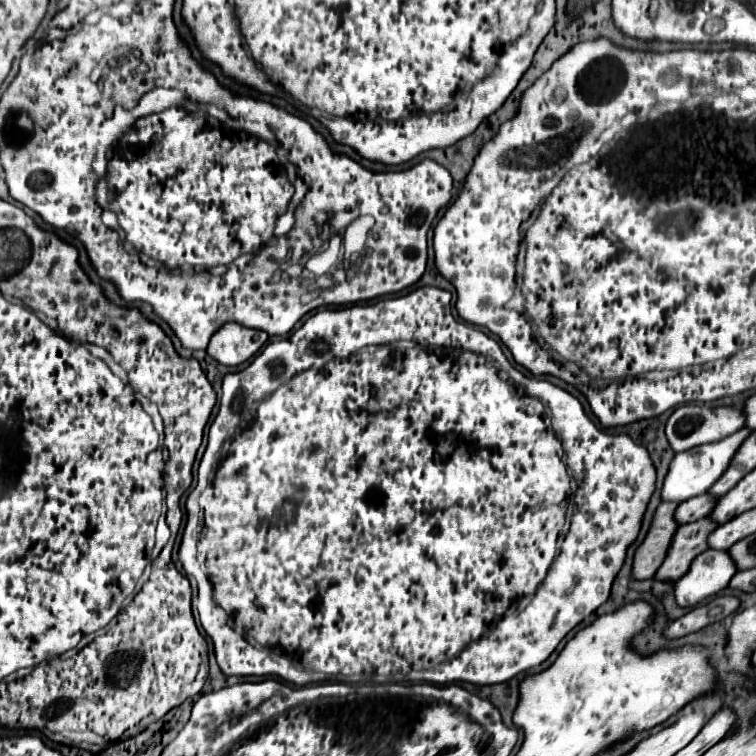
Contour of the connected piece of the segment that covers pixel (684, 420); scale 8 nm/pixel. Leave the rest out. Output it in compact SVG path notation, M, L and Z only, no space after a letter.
M682 405L670 415L670 419L666 423L666 437L668 437L672 451L680 453L680 451L688 451L696 445L720 441L720 439L736 433L742 427L744 427L744 413L740 409L734 409L734 407L710 409L710 407L700 407L700 405Z

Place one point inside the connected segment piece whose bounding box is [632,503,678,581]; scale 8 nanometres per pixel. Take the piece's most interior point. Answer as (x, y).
(649, 556)

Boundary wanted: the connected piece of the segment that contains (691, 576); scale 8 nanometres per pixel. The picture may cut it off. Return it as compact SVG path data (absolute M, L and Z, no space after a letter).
M706 549L692 561L688 573L674 583L676 603L680 607L698 605L700 601L722 591L734 573L736 565L728 551Z

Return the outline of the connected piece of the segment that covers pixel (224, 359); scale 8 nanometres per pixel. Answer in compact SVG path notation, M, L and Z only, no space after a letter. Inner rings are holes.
M226 323L226 327L220 327L220 331L210 339L206 353L222 365L236 367L246 363L266 341L268 333L264 331Z

